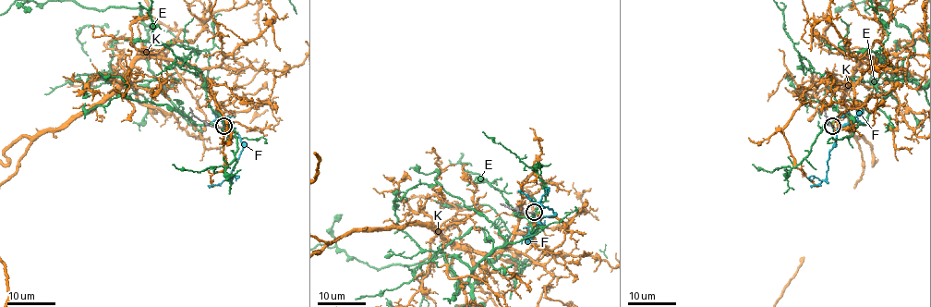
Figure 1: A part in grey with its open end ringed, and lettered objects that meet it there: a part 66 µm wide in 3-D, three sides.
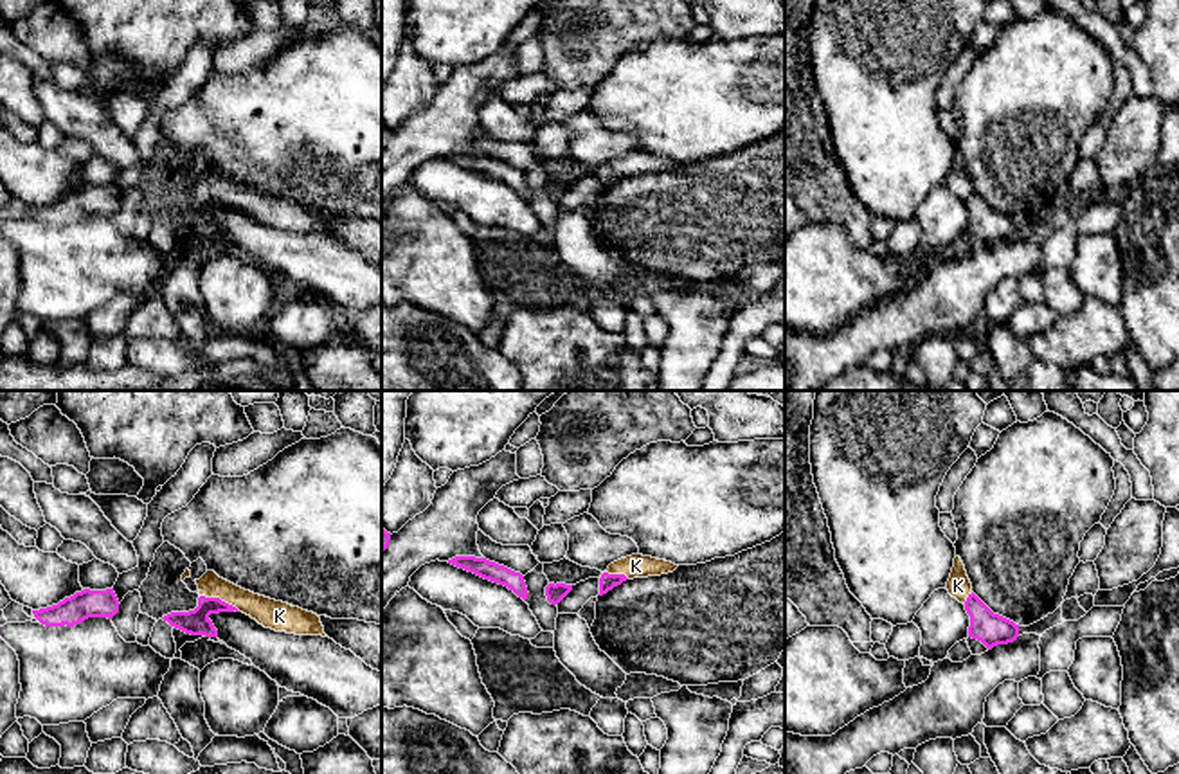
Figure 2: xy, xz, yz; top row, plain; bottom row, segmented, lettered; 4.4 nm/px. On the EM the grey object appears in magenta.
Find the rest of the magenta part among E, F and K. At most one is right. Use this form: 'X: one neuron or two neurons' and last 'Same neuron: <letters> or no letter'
E: two neurons
F: two neurons
K: two neurons
Same neuron: no letter

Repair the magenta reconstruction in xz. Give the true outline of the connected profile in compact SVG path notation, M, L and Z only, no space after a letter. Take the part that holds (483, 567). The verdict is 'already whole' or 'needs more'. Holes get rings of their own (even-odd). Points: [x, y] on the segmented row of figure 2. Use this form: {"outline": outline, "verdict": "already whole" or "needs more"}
{"outline": "M455 556L448 560L448 563L464 569L468 572L473 572L484 580L490 580L493 583L504 585L509 590L513 590L518 598L524 601L527 599L527 587L524 581L524 576L520 572L515 572L504 565L499 565L495 562L490 562L486 558L475 558L475 556Z", "verdict": "already whole"}

